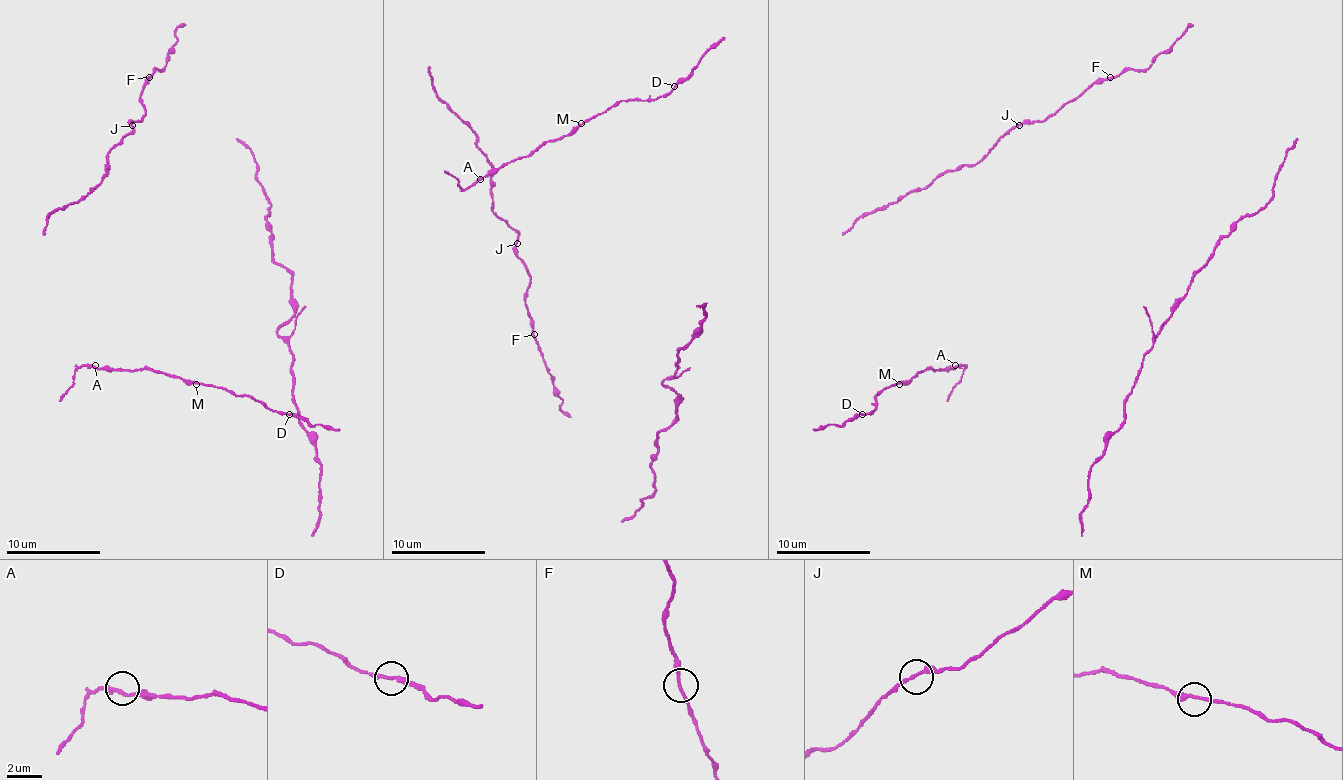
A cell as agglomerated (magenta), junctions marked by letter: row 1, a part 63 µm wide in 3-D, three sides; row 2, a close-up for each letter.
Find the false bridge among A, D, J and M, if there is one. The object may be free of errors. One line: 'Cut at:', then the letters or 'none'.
Cut at: none

